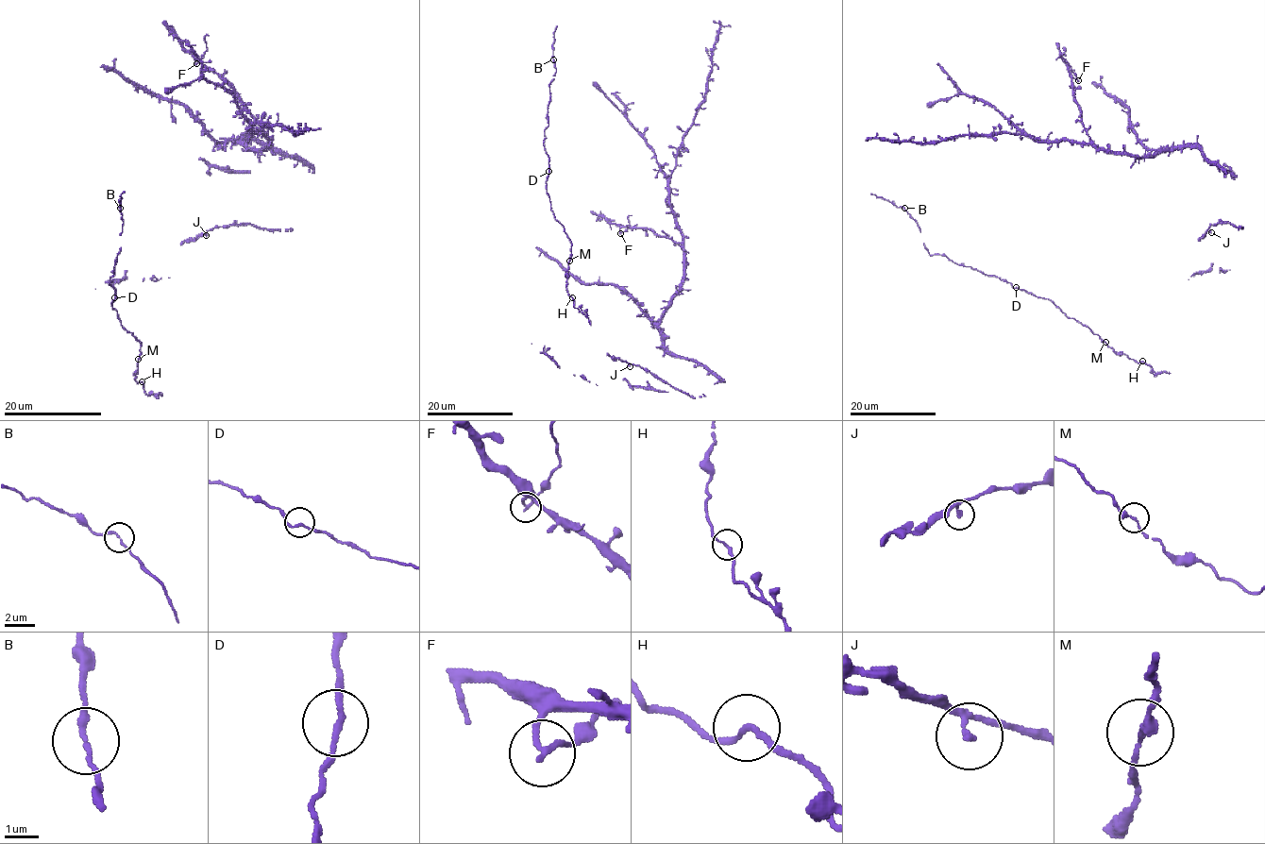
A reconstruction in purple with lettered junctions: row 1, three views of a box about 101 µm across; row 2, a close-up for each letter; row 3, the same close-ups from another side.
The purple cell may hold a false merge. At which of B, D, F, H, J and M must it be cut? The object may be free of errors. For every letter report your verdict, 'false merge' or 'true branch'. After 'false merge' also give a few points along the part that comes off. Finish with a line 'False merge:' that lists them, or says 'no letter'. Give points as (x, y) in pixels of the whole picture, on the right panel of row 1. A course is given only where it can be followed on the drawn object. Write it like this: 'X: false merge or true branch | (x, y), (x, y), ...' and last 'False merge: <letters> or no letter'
B: true branch
D: true branch
F: false merge | (1077, 80), (1060, 56)
H: true branch
J: true branch
M: true branch
False merge: F

